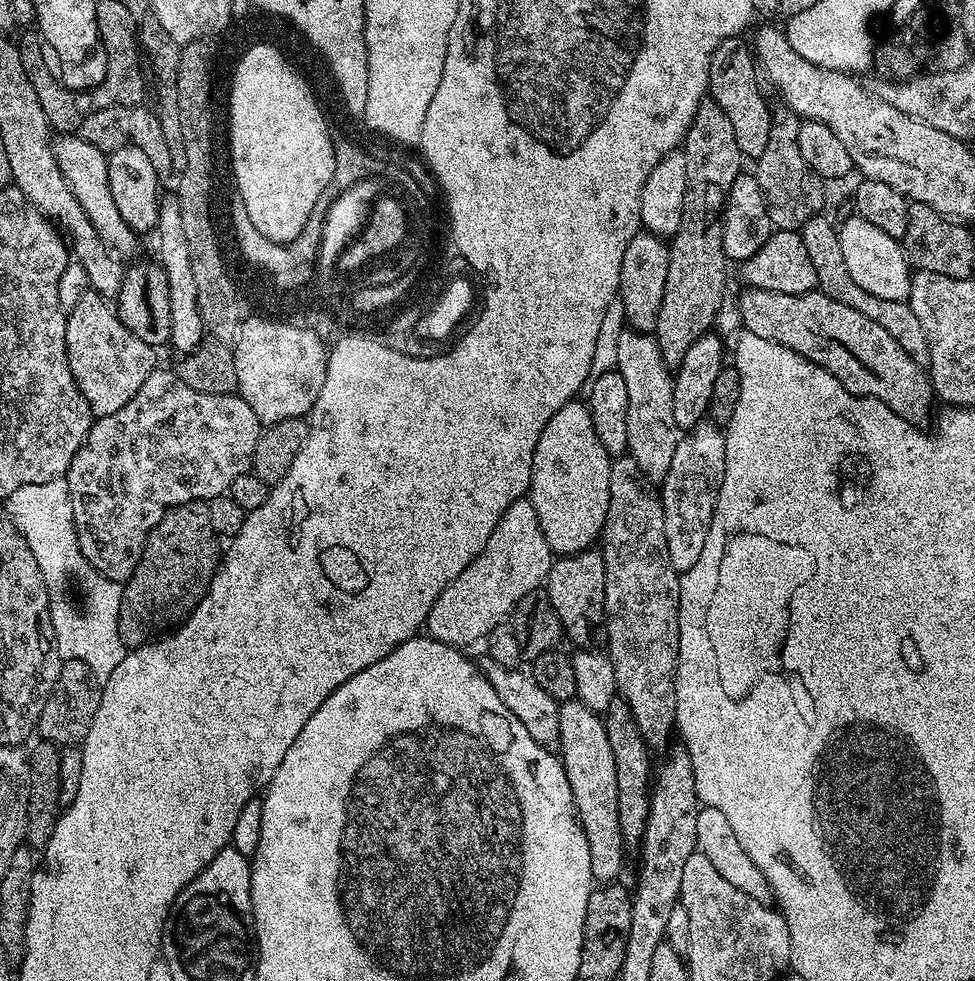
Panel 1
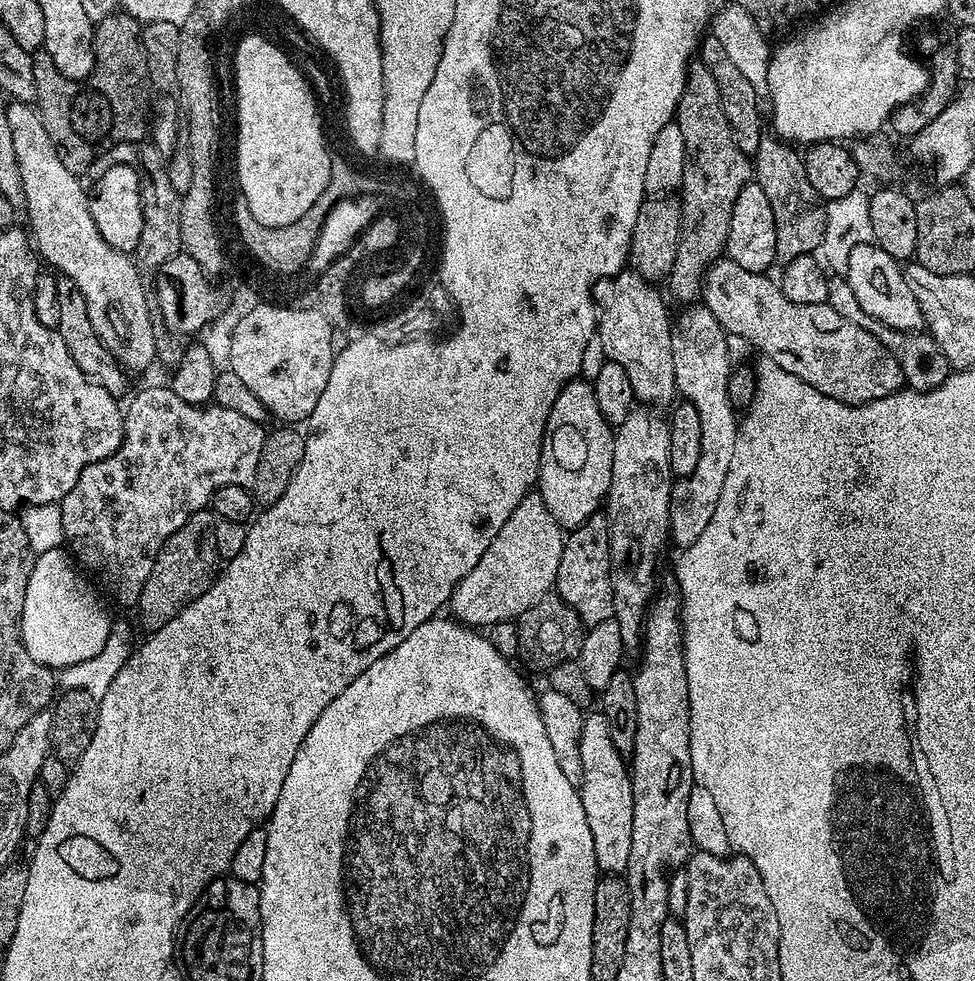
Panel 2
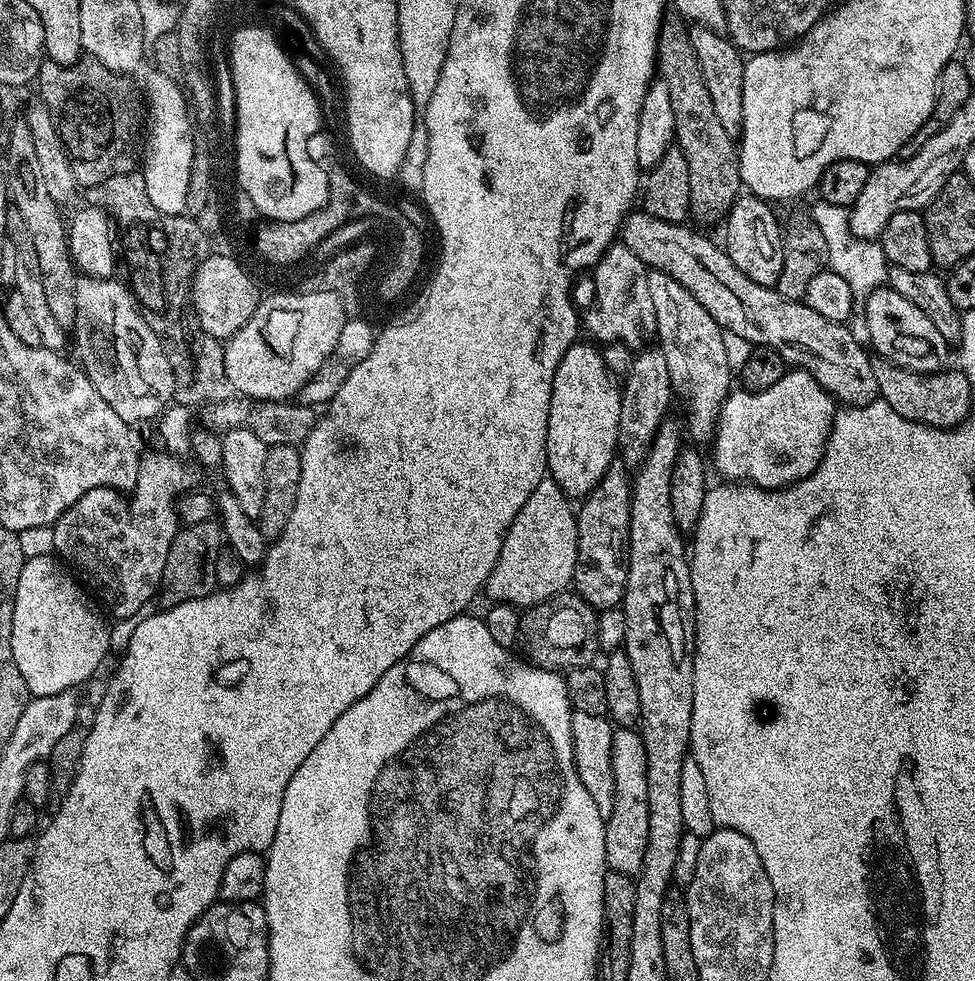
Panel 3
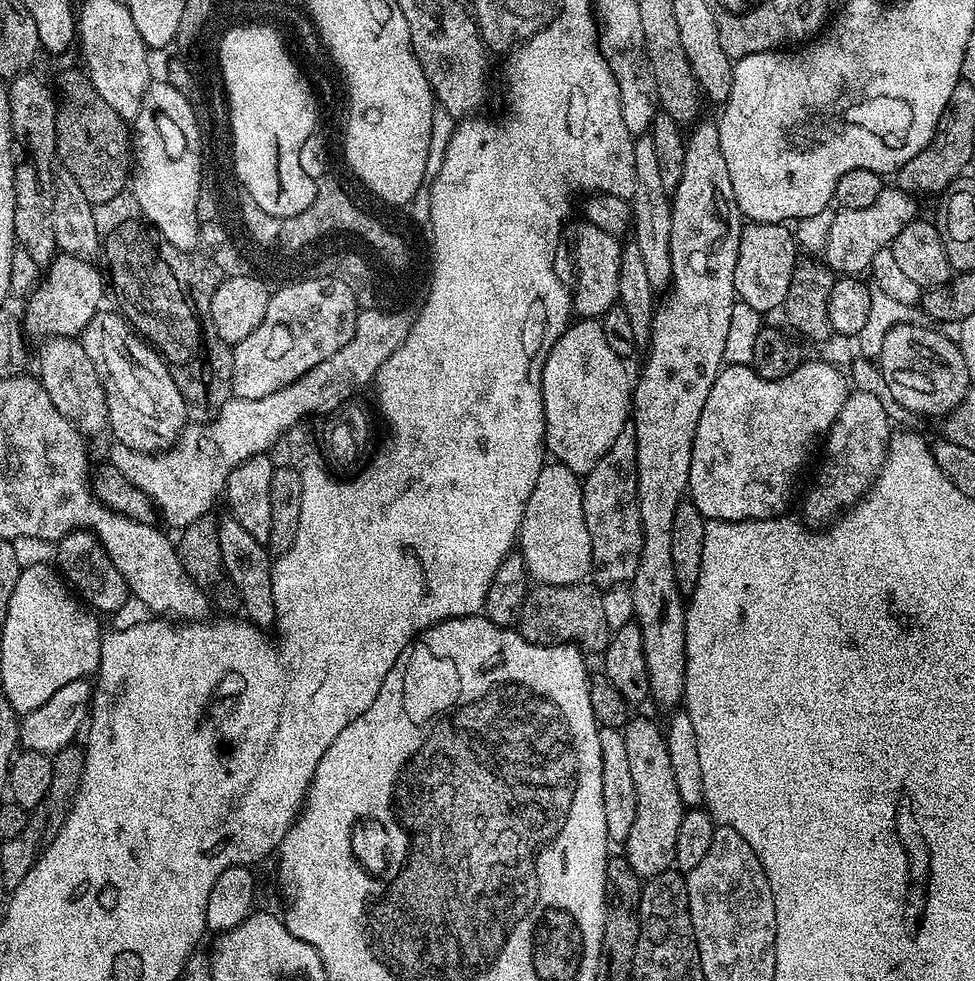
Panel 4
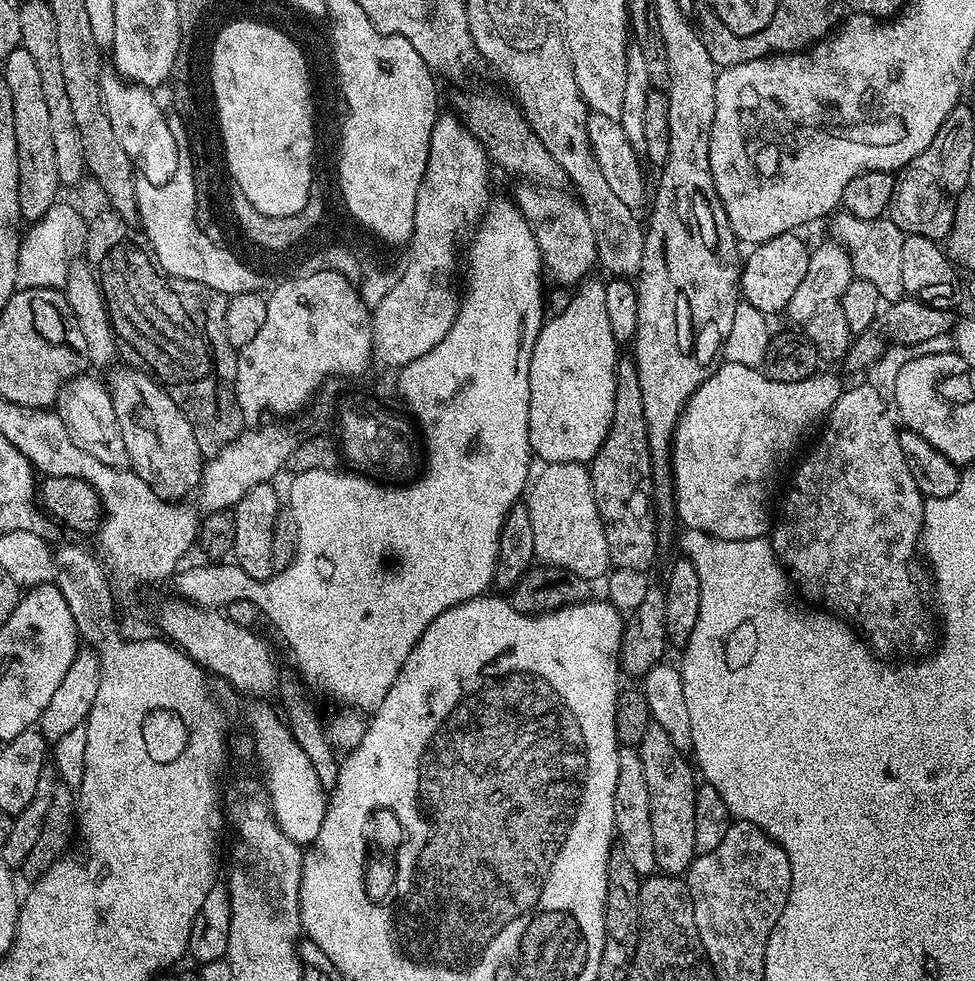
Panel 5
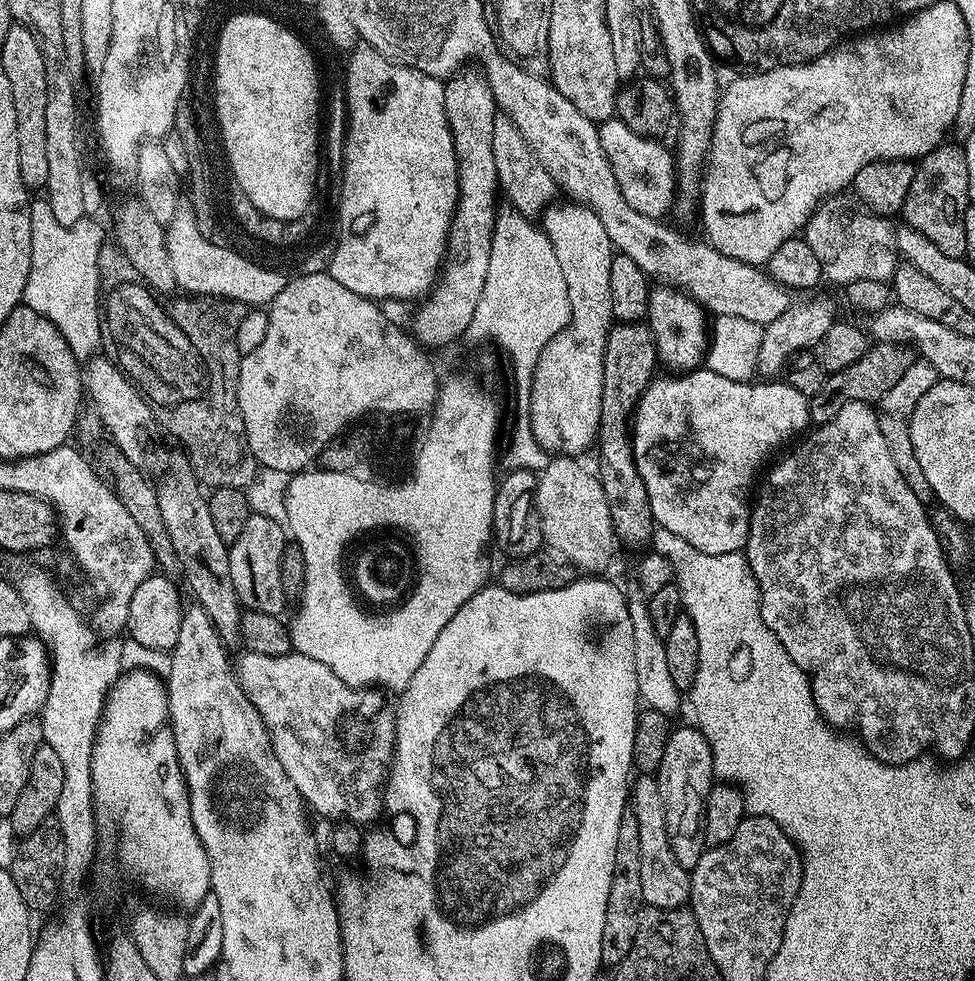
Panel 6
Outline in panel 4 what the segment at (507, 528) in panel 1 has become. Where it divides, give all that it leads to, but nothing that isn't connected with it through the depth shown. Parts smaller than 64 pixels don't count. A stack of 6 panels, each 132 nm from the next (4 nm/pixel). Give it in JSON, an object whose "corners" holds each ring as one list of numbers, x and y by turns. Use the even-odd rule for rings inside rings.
{"corners":[[559,462,545,463,538,474,538,482,534,482,534,490,530,494,530,502,526,502,526,510,522,514,518,550,524,556,524,565,528,568,529,577,536,584,579,584,589,579,592,572,592,539,590,530,586,530,586,518,582,514,581,477]]}

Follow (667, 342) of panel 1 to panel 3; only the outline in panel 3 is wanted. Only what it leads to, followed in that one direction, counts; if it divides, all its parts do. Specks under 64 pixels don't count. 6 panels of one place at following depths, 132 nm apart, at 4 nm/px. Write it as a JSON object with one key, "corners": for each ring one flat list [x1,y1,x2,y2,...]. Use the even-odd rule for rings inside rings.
{"corners":[[665,15,660,21,660,36,656,39,656,66,659,75,666,82,666,90,670,90,670,107,674,109,675,143,682,150,682,154,686,154,686,162,690,166,691,219,696,219,697,225,712,224,715,220,723,221,734,201,742,195,740,153,737,141,730,134,726,134,714,110,714,101,710,98,710,90,706,88,706,78,702,78,702,66,698,66,698,54,694,54,688,29,689,25,683,16]]}

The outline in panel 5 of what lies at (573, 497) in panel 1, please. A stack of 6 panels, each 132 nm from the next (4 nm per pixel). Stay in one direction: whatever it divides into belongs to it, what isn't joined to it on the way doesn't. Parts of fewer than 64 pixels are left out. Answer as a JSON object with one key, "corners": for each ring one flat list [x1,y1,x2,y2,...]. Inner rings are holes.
{"corners":[[585,279,575,285,572,301,561,310,557,316,549,315,544,321,542,330,538,334,538,342,534,342,534,354,530,358,530,446,532,455,537,461,544,464,561,464,562,462,574,462,587,465,596,455,610,430,610,422,614,414,614,382,616,381,616,362,618,359,618,345,614,334,610,334,610,322,606,315,606,290,601,281]]}

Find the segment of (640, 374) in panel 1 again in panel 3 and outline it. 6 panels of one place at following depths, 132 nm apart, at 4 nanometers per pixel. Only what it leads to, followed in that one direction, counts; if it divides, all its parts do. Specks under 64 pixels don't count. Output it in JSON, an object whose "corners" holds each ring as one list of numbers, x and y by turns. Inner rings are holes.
{"corners":[[613,242,604,251,591,273,592,284,596,287,592,309,582,316,583,327,585,329,588,327,590,335,597,336,592,338,604,344,640,346,645,343,643,340,647,336,651,337,655,333,656,319,654,301,650,299,649,271,648,265,642,262,642,258,638,258,638,254,634,254,623,242]]}

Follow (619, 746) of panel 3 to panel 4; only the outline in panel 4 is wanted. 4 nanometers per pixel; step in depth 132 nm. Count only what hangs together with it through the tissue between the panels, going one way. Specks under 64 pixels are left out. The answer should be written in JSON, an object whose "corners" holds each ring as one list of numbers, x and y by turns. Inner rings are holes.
{"corners":[[633,715,622,729,626,742,626,755,630,761,630,775,634,777,634,798,636,799,636,817,630,834,622,845,622,855,634,866,634,874,642,878,657,876,669,871,675,865,675,847,677,845,678,826,686,811,682,798,678,794,678,782,674,782,674,770,670,767,670,750,664,741,665,729,644,716]]}

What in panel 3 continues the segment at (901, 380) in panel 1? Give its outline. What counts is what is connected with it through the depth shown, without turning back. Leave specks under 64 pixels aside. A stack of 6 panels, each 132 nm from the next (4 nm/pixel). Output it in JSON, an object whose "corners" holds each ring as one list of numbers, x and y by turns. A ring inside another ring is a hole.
{"corners":[[633,210,624,219,619,239,634,254,638,254,638,258,642,258,642,262,647,264,649,269,665,272,678,282,682,282,682,286,686,286,686,290,690,290,690,294,694,294,694,298,702,302,710,318,714,318,716,325,724,332,739,334,754,346,773,348,783,358,785,365,802,372,809,372,818,382,818,386,825,388,832,399,841,405,859,406,877,399,878,382,874,378,873,357,867,351,864,353,860,349,860,344,856,341,855,334,848,329,847,323,830,322,830,318,822,318,818,310,810,310,808,304,798,300,787,300,775,288,758,286,758,282,746,278,746,274,742,274,738,266,734,266,728,253,717,241,715,244,710,237,695,232,700,230,688,227,684,224,662,222,643,210]]}

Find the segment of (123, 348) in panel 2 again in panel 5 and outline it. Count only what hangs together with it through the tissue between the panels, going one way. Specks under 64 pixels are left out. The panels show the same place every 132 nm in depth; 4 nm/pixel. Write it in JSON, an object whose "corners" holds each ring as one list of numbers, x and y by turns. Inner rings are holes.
{"corners":[[120,368,106,380,112,393,114,414,118,414,118,426,122,426,122,439,126,442,131,471,163,500,180,502,188,498,184,496,197,491,202,453,198,450,198,442,186,414,178,410,174,398,168,396,164,385,153,379,147,371,144,372]]}

